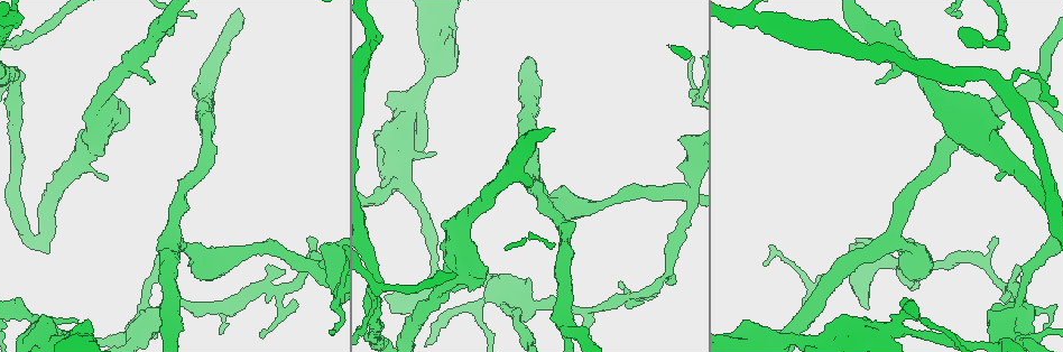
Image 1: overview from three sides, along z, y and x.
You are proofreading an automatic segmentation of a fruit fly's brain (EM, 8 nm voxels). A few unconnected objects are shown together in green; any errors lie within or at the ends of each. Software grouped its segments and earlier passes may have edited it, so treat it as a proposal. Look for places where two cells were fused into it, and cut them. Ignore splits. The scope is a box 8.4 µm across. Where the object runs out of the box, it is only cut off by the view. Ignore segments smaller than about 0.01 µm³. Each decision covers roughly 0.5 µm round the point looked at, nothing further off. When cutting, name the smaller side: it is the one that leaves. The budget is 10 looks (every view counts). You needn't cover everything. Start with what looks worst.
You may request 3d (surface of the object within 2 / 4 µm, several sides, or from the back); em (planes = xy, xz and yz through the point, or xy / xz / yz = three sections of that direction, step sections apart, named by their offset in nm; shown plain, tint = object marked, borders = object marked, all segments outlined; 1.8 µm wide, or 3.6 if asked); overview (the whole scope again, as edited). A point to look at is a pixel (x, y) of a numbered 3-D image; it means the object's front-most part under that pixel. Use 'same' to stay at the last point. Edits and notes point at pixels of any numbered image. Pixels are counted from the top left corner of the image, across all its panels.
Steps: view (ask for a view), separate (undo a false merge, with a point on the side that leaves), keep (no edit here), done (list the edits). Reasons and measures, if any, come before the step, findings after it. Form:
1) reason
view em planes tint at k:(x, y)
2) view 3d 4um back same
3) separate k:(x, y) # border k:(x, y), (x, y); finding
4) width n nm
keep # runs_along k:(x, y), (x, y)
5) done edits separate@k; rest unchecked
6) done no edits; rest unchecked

abrupt turn
view 3d 2um at 1:(691, 194)

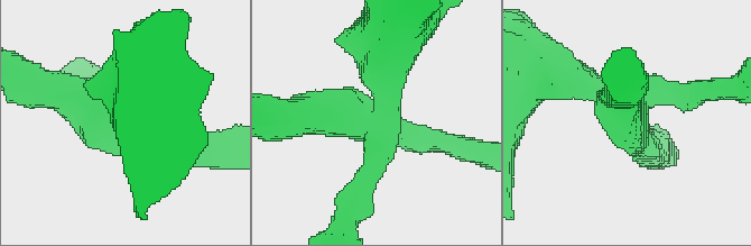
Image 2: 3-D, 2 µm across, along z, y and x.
shape alone is not enough
view em planes plain at 2:(371, 127)

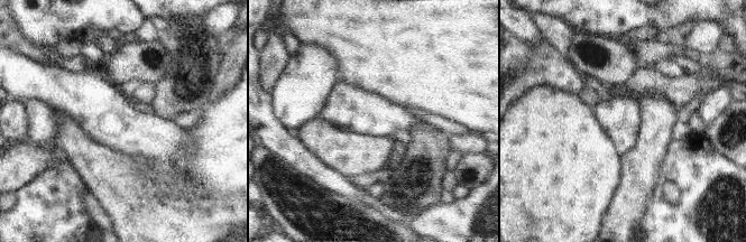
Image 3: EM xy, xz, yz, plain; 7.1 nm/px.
view em planes tint same

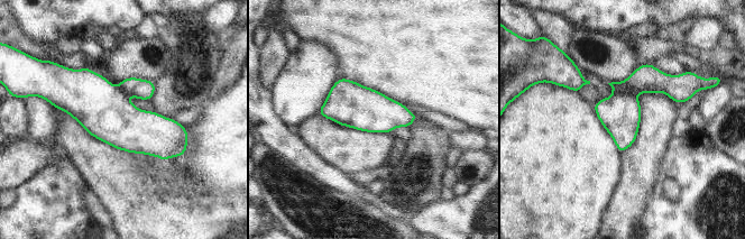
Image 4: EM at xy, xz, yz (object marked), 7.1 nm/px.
keep # one cell here

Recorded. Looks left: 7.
sudden change in width
view em xz step 8 tint at 1:(629, 295)

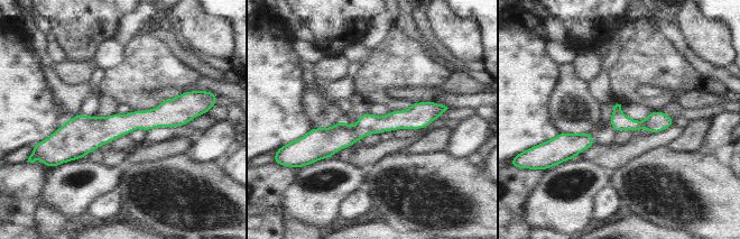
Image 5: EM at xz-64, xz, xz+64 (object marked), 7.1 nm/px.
view em xy step 4 tint same

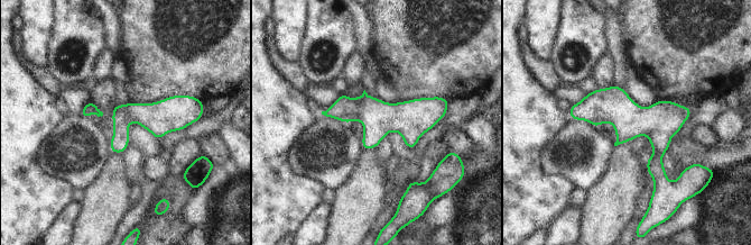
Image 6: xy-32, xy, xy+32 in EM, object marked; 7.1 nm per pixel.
keep # runs_along 6:(443, 110), (327, 112); all the same cell

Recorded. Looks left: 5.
a fork
view em 3.6um xz step 4 tint at 1:(512, 298)

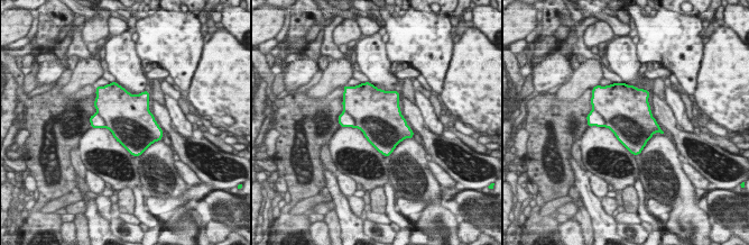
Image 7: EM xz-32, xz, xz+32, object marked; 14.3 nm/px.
cut it another way
view em 3.6um planes borders same

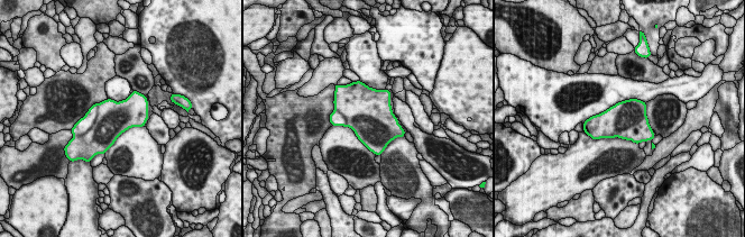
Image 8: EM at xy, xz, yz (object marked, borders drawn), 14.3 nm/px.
keep # continuous, no second cell

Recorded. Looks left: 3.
view em planes tint at 1:(16, 310)

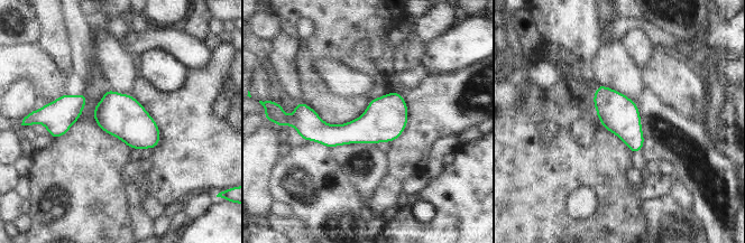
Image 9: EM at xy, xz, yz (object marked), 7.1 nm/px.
keep # continuous, no second cell

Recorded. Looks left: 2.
done no edits; rest unchecked

